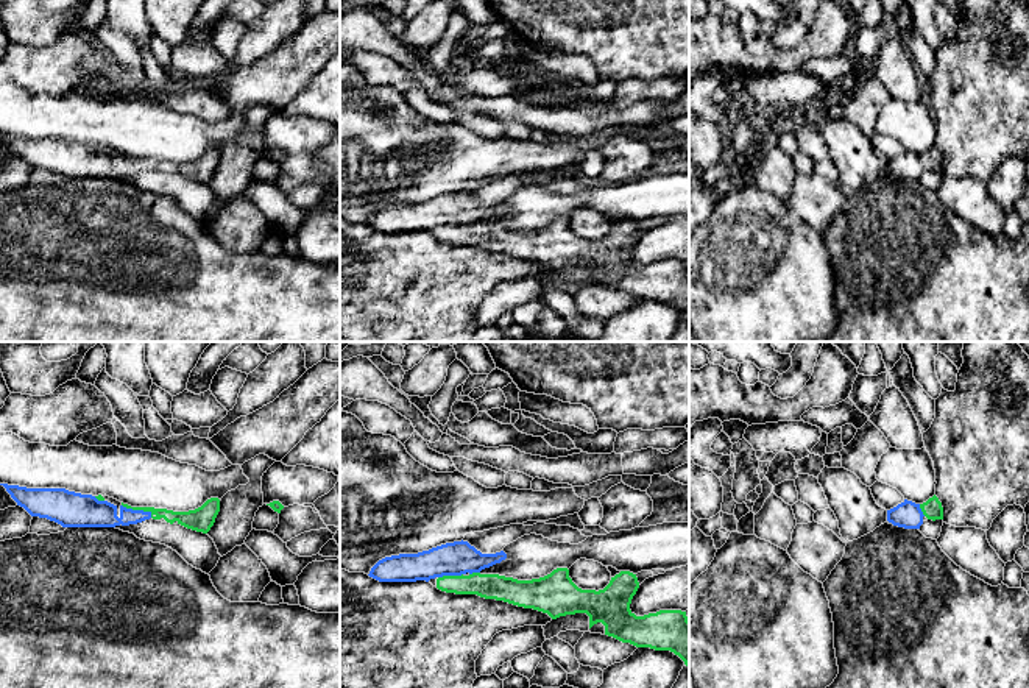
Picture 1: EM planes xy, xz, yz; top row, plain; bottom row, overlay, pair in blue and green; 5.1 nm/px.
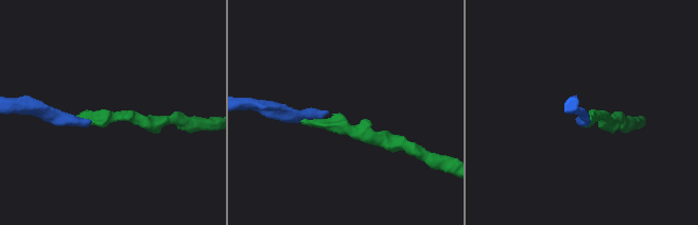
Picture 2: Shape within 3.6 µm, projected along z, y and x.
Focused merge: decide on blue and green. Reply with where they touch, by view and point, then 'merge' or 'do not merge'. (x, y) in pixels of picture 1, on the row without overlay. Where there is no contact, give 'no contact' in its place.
contact xy (137, 161); merge

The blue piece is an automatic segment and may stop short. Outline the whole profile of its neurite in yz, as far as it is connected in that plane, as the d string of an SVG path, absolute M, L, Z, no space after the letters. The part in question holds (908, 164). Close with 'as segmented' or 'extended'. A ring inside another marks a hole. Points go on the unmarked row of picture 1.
M935 145L923 154L904 150L896 158L887 161L887 172L904 179L920 179L925 167L932 172L943 170L943 158Z; extended

